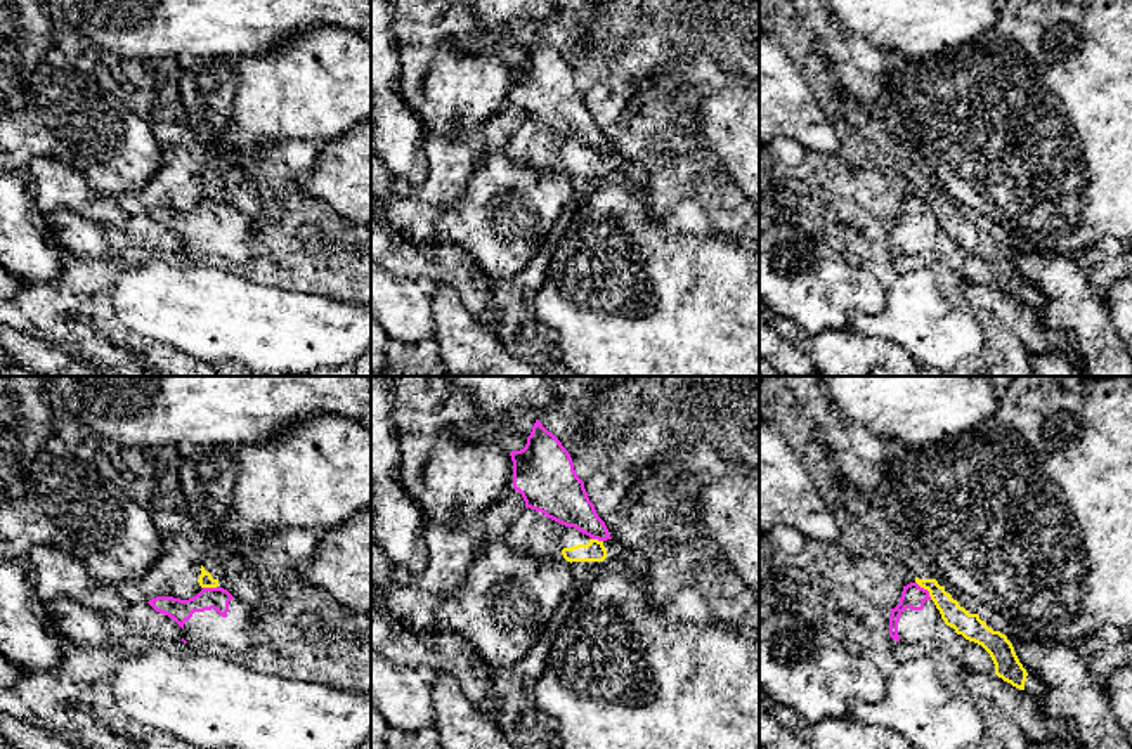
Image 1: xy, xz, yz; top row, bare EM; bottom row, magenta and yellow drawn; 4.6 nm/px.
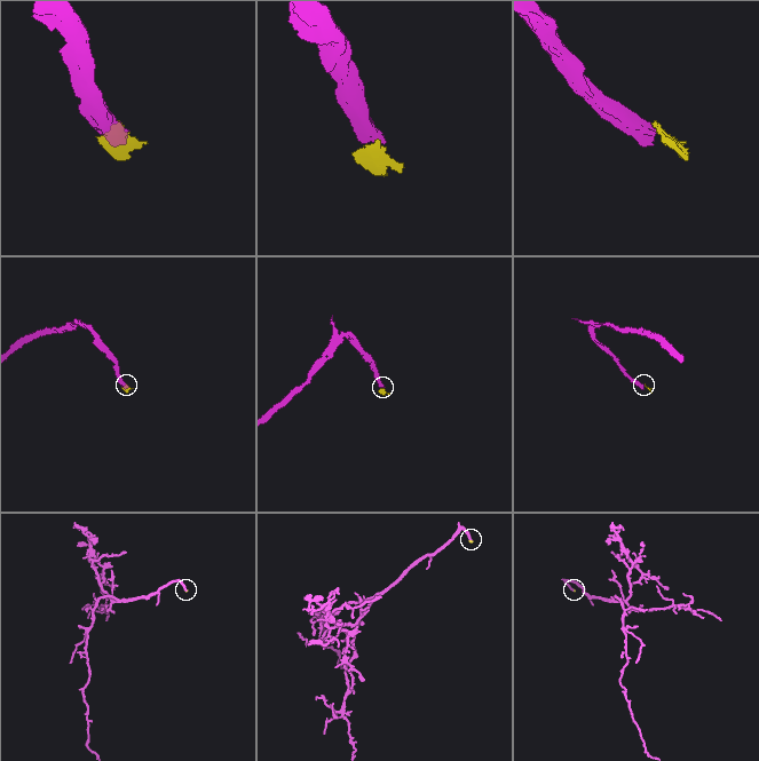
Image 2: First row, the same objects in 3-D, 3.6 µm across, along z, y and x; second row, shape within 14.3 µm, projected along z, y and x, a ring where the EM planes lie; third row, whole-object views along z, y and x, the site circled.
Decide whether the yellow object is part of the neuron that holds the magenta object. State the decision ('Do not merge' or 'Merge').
Do not merge

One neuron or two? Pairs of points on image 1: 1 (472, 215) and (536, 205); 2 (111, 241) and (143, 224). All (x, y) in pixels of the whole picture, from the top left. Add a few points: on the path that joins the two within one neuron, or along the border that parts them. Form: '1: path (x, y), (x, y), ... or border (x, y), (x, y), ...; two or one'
1: path (487, 208), (501, 198), (520, 205); one
2: path (118, 240), (136, 231); one

